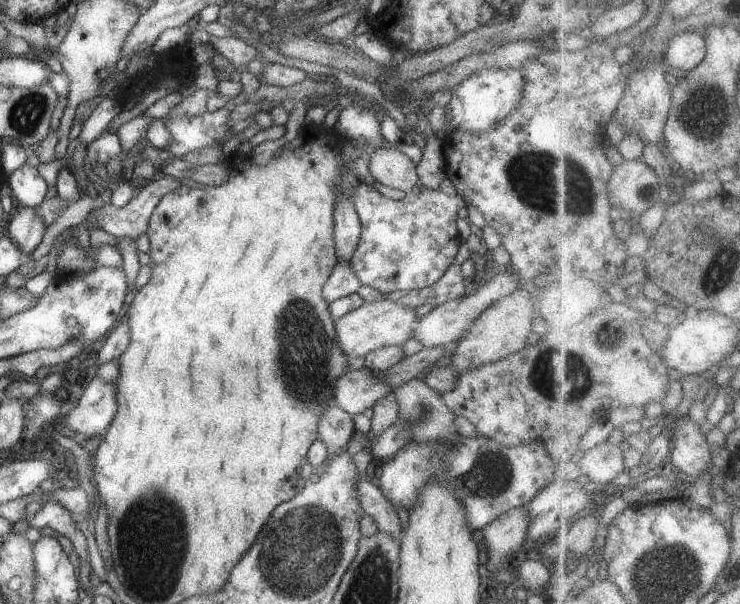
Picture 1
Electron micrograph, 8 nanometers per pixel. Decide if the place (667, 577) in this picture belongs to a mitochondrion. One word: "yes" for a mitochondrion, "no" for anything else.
yes

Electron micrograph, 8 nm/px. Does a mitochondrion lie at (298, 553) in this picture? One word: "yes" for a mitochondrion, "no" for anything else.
yes

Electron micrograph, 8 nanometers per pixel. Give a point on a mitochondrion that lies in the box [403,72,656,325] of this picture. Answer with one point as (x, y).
(547, 182)

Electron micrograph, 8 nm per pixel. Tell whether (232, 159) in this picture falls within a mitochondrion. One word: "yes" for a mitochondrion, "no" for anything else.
no

